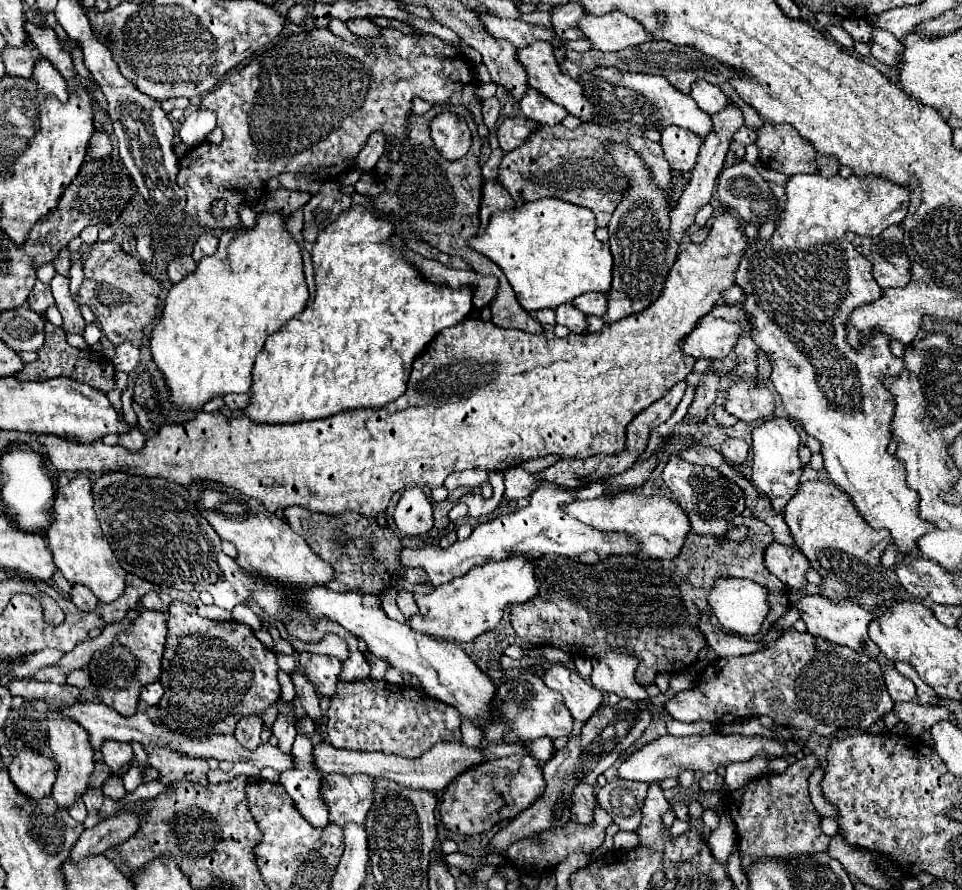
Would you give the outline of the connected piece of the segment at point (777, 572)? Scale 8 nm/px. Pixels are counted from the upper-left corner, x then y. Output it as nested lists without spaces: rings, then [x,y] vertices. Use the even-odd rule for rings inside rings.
[[[772,542],[764,550],[764,564],[770,574],[774,574],[778,580],[782,580],[790,588],[802,588],[806,586],[806,570],[810,568],[808,560],[804,560],[804,554],[798,548],[788,548],[784,544]]]

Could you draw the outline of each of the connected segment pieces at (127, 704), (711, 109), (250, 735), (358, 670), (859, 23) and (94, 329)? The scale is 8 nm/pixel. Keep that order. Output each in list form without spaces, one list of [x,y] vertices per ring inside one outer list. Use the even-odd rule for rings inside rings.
[[[142,604],[138,606],[138,610],[140,614],[128,624],[128,628],[124,628],[116,636],[114,642],[120,644],[112,646],[110,650],[104,650],[102,654],[94,654],[88,666],[102,704],[112,706],[122,716],[132,716],[136,712],[140,686],[144,686],[144,682],[160,678],[160,660],[166,642],[166,614],[160,610],[148,610]]]
[[[698,80],[696,84],[692,84],[690,96],[694,98],[696,106],[700,110],[704,110],[706,114],[720,112],[724,108],[724,104],[728,102],[728,98],[724,96],[724,92],[718,86],[714,86],[714,84],[706,82],[706,80]]]
[[[246,716],[236,726],[236,740],[244,748],[256,748],[260,744],[260,732],[262,732],[262,716]]]
[[[332,628],[332,634],[342,636],[348,646],[350,646],[350,658],[344,664],[344,674],[340,674],[342,682],[352,682],[352,680],[364,680],[370,676],[370,664],[366,662],[366,658],[362,656],[362,652],[358,650],[358,640],[348,636],[346,632],[340,632],[340,628]]]
[[[850,18],[850,20],[844,20],[844,22],[842,22],[842,28],[844,28],[856,42],[870,44],[870,40],[872,40],[872,28],[870,28],[868,22],[862,20],[862,18]]]
[[[96,324],[86,326],[86,330],[84,330],[84,334],[82,334],[82,338],[84,338],[84,342],[86,342],[88,346],[94,346],[94,344],[100,340],[100,336],[102,336],[102,332],[100,332],[100,328],[98,328]]]

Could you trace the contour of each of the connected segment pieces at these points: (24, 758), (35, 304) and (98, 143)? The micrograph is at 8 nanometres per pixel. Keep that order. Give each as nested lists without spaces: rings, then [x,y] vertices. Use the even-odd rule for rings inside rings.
[[[26,750],[12,758],[8,772],[20,792],[32,798],[44,798],[52,792],[56,780],[56,762],[40,752]]]
[[[36,282],[32,294],[28,296],[28,306],[34,310],[34,312],[40,312],[44,314],[48,306],[54,304],[54,298],[52,298],[52,292],[50,292],[50,286],[48,284],[42,284],[42,282]]]
[[[96,132],[90,140],[90,158],[104,158],[112,152],[112,144],[110,144],[110,136],[106,132]]]

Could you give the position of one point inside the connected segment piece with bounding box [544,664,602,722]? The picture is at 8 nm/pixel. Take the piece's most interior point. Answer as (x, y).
(582, 699)

